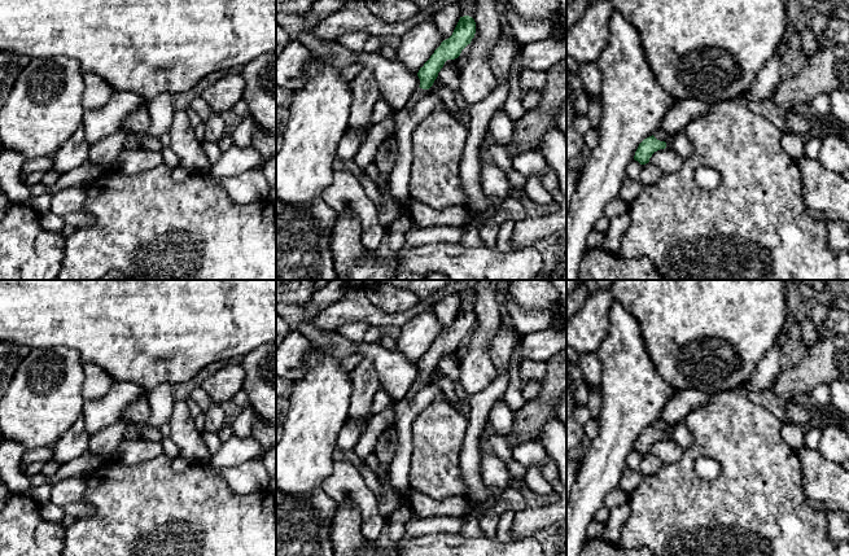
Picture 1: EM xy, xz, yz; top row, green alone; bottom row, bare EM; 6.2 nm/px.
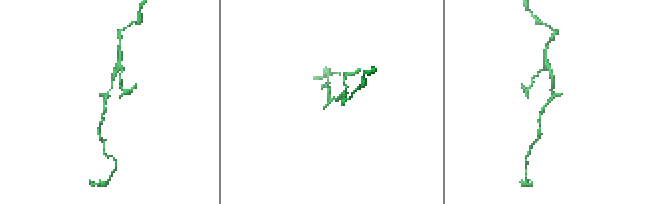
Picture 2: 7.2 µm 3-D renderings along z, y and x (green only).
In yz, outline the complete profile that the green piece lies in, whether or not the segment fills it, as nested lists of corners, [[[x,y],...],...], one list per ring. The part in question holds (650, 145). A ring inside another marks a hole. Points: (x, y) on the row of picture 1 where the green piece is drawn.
[[[652,135],[639,144],[634,159],[638,161],[640,165],[645,165],[649,162],[649,158],[655,152],[671,146],[673,146],[673,135],[669,135],[665,141],[660,141]]]

